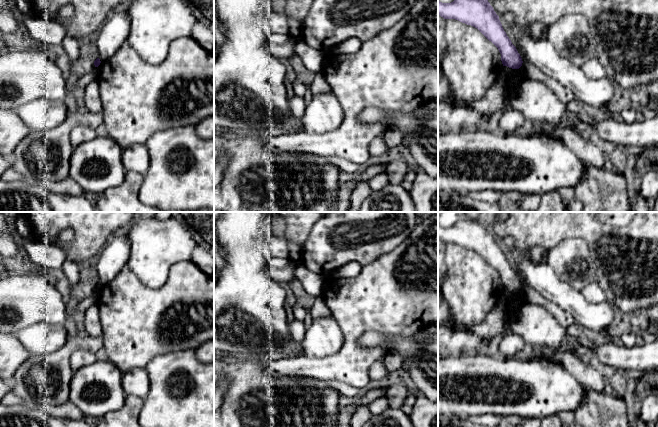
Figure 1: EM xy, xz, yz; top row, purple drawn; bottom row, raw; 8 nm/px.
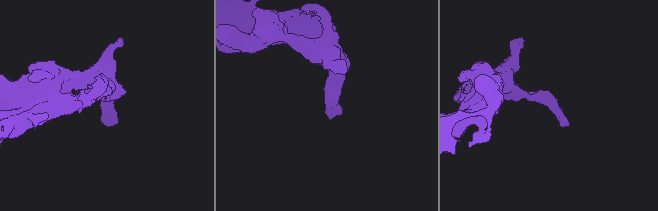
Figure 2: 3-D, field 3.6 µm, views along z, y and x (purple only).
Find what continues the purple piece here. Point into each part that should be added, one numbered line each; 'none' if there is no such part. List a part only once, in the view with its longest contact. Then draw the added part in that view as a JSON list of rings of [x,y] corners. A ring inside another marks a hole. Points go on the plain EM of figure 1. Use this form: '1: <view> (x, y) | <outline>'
none

